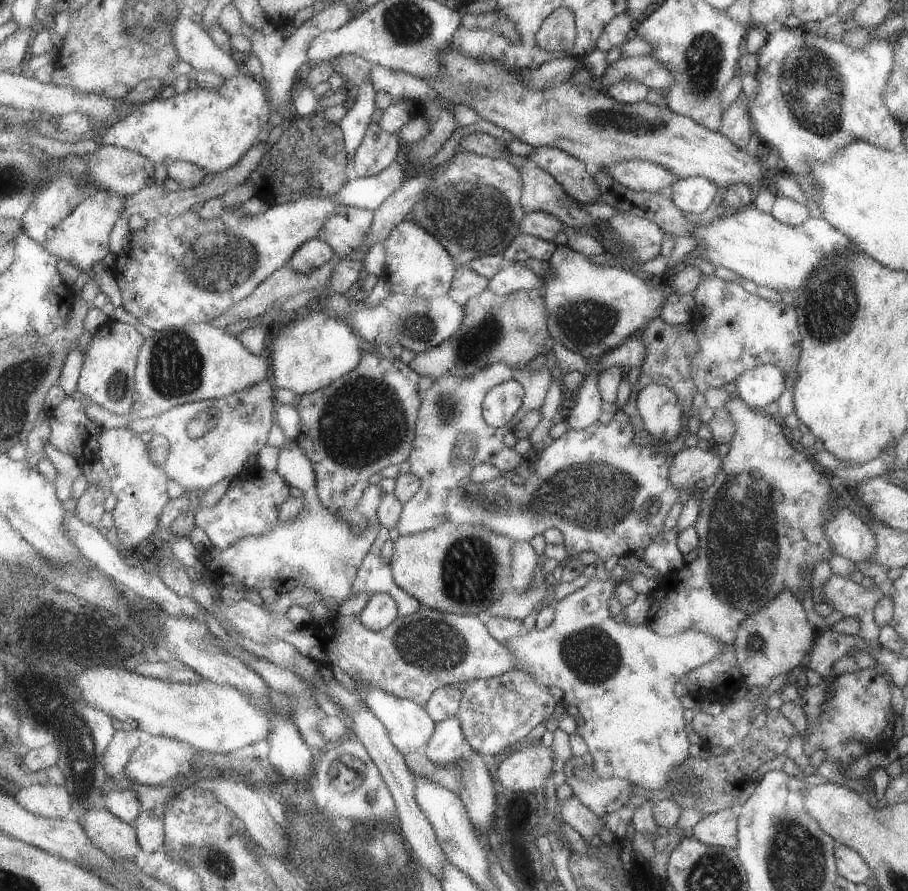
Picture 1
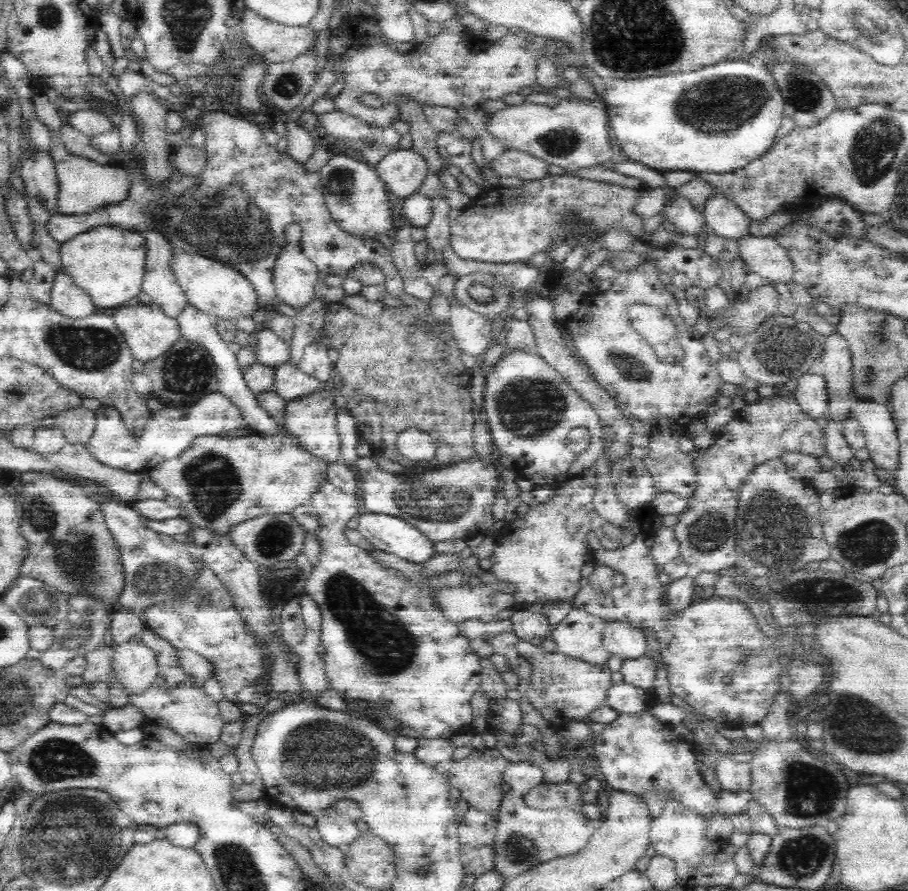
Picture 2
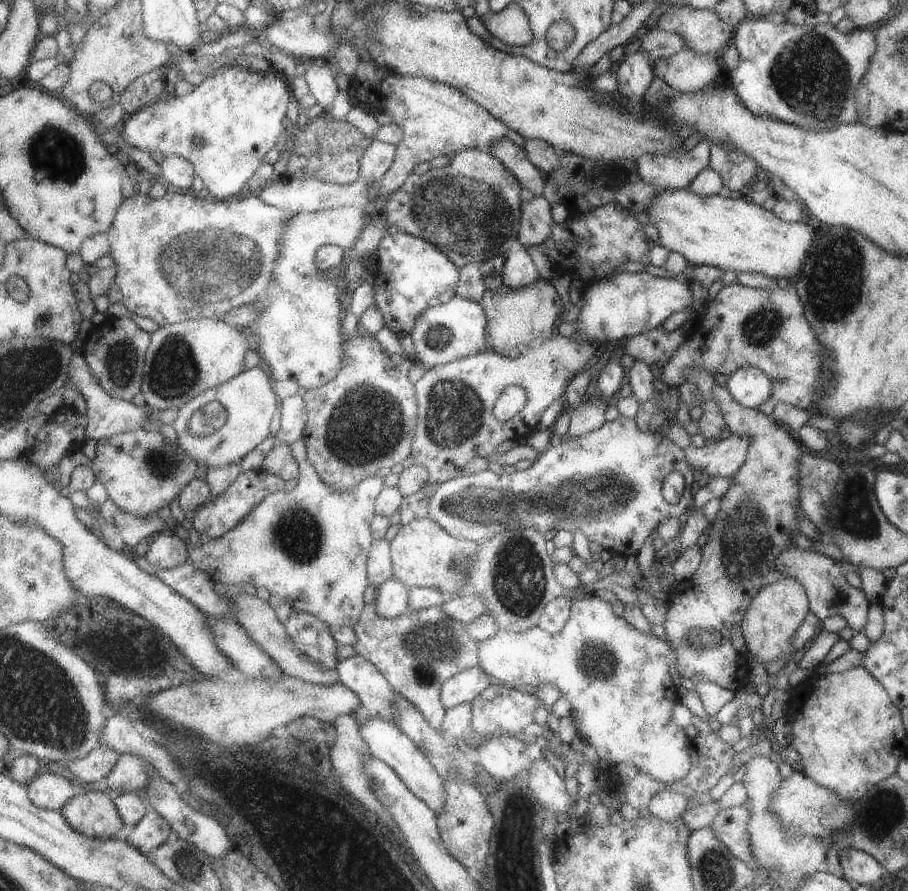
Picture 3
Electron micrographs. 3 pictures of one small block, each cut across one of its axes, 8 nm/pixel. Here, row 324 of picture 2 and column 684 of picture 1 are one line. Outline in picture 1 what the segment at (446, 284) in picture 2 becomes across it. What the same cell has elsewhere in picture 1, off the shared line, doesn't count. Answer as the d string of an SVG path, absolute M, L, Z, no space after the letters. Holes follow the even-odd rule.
M685 446L672 456L666 479L669 486L678 492L694 490L697 480L713 480L721 461L722 458L719 458L713 446L709 450Z

